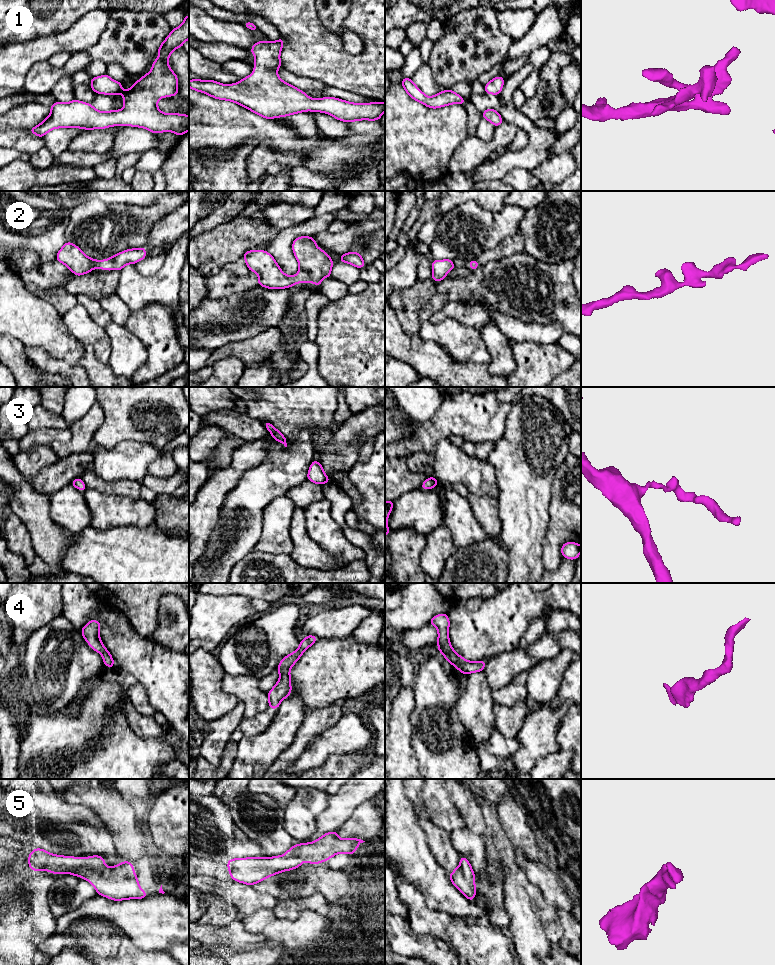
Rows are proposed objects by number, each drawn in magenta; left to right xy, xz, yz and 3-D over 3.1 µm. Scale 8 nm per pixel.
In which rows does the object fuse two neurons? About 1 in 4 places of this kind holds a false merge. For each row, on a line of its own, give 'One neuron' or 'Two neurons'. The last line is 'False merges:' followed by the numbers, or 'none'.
1: One neuron
2: One neuron
3: One neuron
4: One neuron
5: One neuron
False merges: none

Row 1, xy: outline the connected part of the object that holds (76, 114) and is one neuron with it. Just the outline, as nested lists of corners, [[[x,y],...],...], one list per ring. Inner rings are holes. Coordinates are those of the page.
[[[189,14],[183,19],[181,26],[172,29],[168,37],[162,42],[158,49],[159,57],[153,62],[149,73],[141,77],[126,92],[122,90],[122,83],[109,77],[108,74],[92,77],[90,87],[97,94],[116,95],[120,93],[124,98],[124,108],[121,110],[98,111],[90,103],[76,99],[68,103],[56,102],[50,106],[51,114],[39,125],[28,129],[38,137],[44,137],[50,130],[56,128],[82,128],[86,130],[104,129],[112,126],[134,126],[141,127],[157,134],[170,131],[179,137],[189,131],[189,116],[187,114],[163,113],[158,109],[157,102],[160,98],[178,95],[178,77],[168,65],[170,54],[177,48],[183,47],[184,42],[189,39]]]

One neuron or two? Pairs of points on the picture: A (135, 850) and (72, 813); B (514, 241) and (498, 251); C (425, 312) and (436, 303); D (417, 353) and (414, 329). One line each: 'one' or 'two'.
A: two
B: one
C: one
D: two

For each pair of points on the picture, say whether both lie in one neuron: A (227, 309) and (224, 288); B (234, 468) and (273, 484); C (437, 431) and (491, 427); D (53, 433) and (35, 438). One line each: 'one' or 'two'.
A: two
B: two
C: one
D: one

